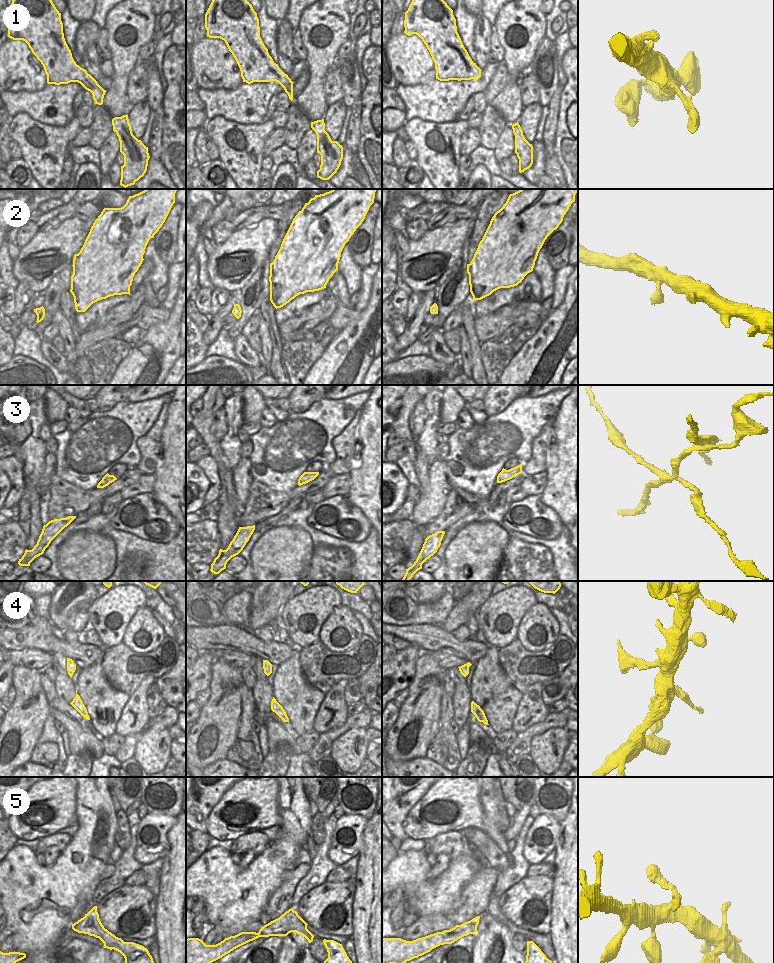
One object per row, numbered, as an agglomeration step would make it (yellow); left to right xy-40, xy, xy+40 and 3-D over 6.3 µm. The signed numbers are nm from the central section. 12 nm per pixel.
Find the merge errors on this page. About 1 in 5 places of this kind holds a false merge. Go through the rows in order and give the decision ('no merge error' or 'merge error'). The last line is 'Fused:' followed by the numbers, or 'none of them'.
1: no merge error
2: no merge error
3: merge error
4: no merge error
5: no merge error
Fused: 3

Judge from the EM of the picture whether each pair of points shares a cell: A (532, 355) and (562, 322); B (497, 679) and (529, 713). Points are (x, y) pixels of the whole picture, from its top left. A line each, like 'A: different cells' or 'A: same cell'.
A: same cell
B: different cells

